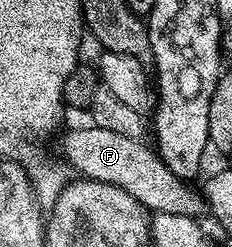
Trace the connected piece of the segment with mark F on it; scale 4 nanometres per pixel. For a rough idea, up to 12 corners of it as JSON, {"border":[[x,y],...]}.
{"border":[[92,124],[62,138],[81,177],[151,213],[197,219],[203,193],[143,139]]}

